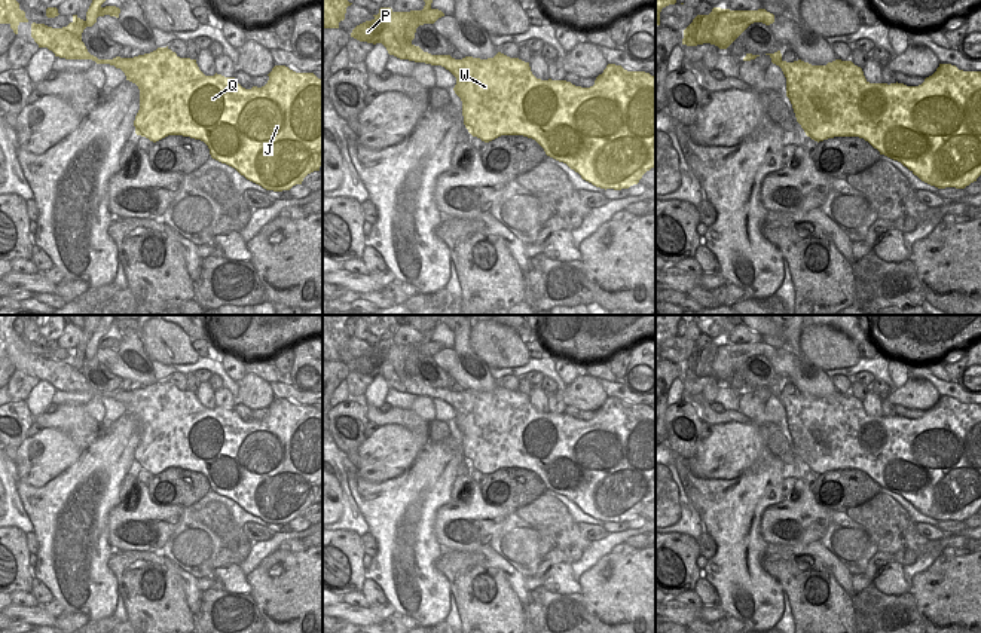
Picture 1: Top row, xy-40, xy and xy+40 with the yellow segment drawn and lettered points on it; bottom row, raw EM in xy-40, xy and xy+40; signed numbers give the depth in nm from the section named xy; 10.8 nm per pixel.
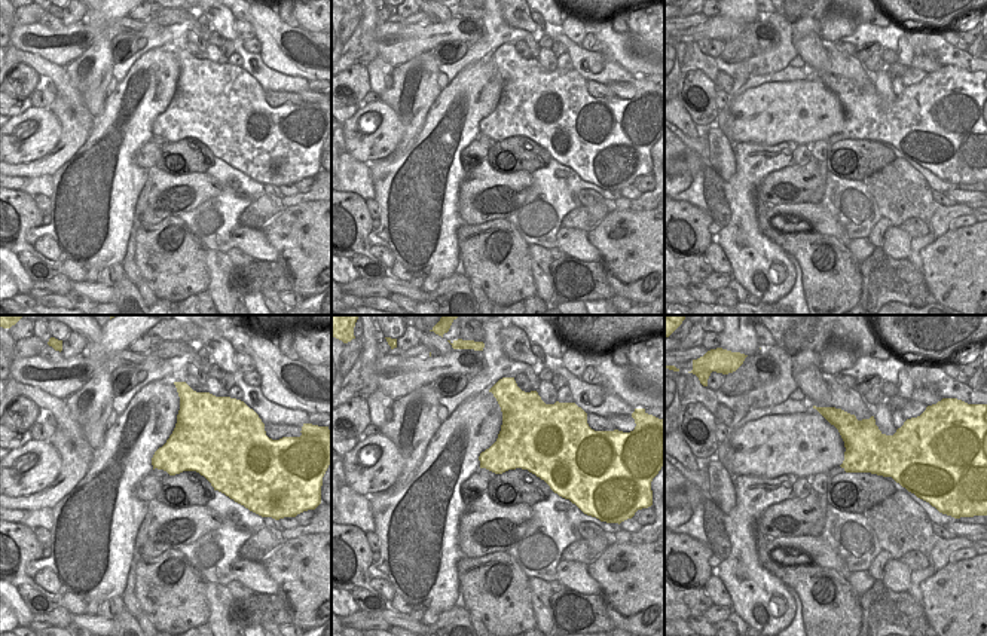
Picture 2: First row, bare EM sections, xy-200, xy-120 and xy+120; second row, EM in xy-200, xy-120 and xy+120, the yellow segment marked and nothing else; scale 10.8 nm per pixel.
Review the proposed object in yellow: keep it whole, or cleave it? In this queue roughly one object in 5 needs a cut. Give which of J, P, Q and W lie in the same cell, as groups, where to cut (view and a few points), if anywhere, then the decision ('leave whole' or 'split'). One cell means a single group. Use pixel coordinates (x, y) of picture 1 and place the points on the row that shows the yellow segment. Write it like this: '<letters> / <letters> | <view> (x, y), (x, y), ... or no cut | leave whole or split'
J Q W / P | xy (436, 55), (431, 64) | split

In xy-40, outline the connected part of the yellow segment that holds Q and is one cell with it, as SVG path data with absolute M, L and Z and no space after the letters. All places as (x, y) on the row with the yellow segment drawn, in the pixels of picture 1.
M168 46L134 58L101 59L120 68L126 80L140 89L140 110L135 116L135 134L156 143L168 135L183 135L204 141L213 159L235 168L247 180L266 190L290 190L303 178L320 171L323 162L323 80L314 73L296 73L275 65L265 86L242 88L235 77L205 76L196 59L180 58Z

